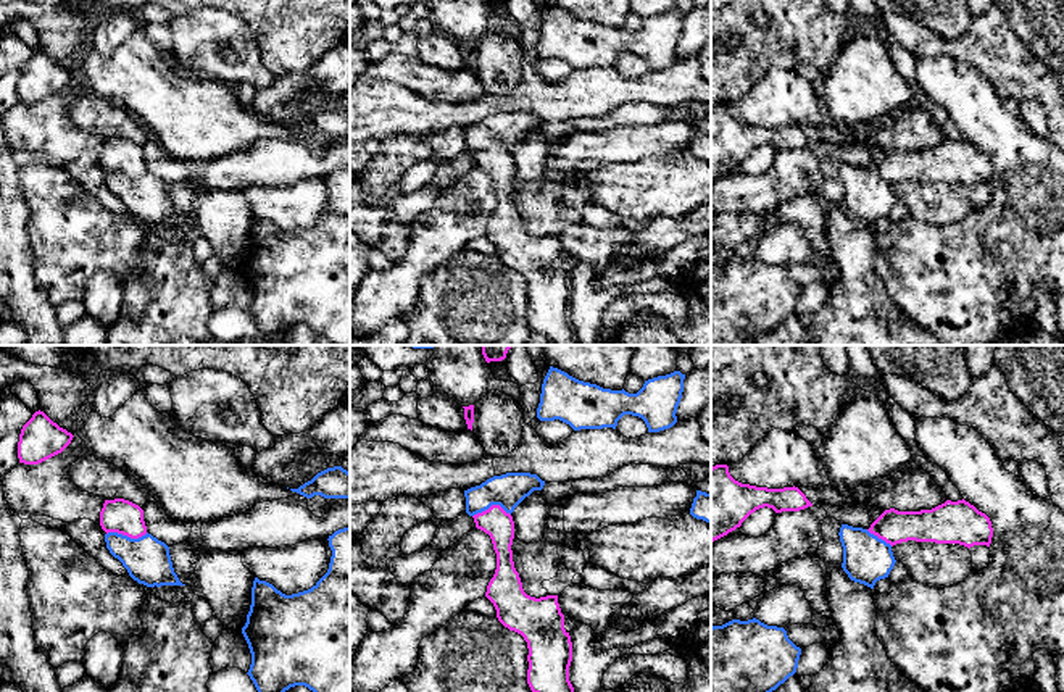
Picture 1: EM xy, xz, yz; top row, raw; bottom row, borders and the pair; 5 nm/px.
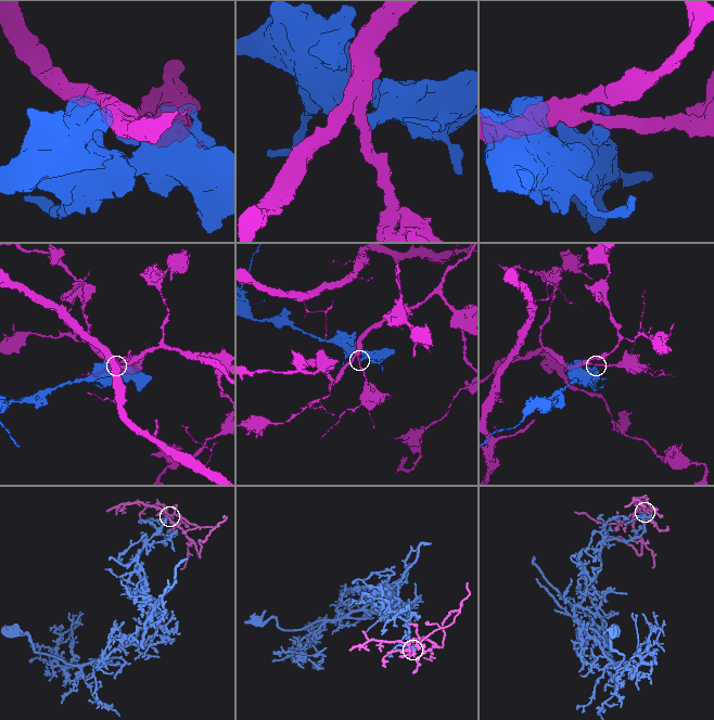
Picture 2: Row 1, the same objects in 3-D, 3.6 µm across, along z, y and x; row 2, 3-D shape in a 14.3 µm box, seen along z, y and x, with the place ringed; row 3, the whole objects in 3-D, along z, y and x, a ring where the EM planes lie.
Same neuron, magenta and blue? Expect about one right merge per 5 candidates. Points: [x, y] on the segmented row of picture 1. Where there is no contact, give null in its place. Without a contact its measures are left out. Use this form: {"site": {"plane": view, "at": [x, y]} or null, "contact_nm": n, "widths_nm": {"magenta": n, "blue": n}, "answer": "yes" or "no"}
{"site": {"plane": "xy", "at": [126, 534]}, "contact_nm": 200, "widths_nm": {"magenta": 170, "blue": 220}, "answer": "no"}

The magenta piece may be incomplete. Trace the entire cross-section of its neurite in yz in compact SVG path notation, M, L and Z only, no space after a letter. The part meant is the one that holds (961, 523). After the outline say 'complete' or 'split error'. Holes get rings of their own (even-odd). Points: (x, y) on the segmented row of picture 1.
M964 498L921 511L890 508L867 531L892 547L908 540L990 547L993 537L990 518Z; complete

